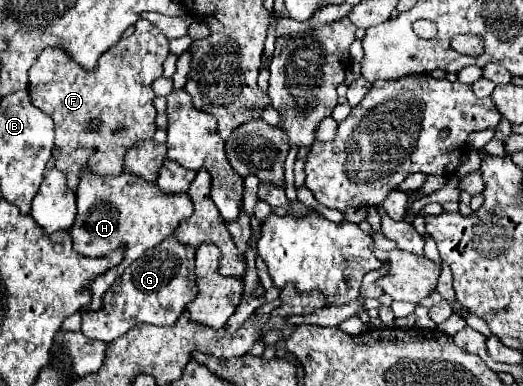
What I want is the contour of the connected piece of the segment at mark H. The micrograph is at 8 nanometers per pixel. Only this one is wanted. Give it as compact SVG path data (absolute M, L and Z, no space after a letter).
M86 169L76 191L76 201L78 213L74 225L70 227L74 251L86 257L104 257L106 253L112 253L116 249L124 251L124 259L120 265L106 271L104 275L98 275L90 285L86 285L86 289L90 289L92 293L92 301L90 305L86 305L86 309L80 309L80 313L102 307L102 297L106 289L110 289L110 285L118 281L124 269L134 263L142 253L146 253L146 249L154 249L154 245L170 237L180 221L192 215L192 201L186 193L164 195L156 187L156 183L146 183L126 171L118 177L102 177Z

